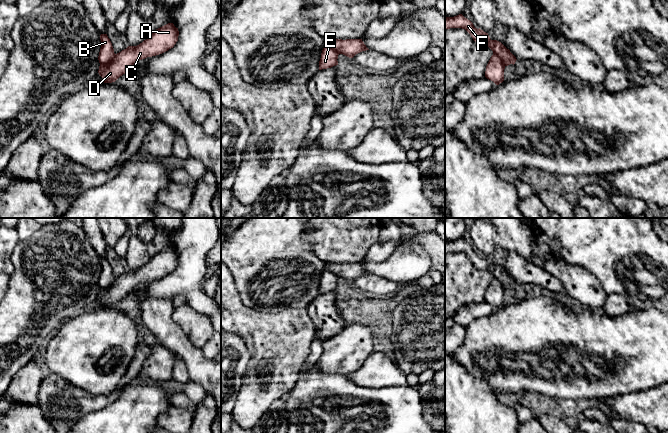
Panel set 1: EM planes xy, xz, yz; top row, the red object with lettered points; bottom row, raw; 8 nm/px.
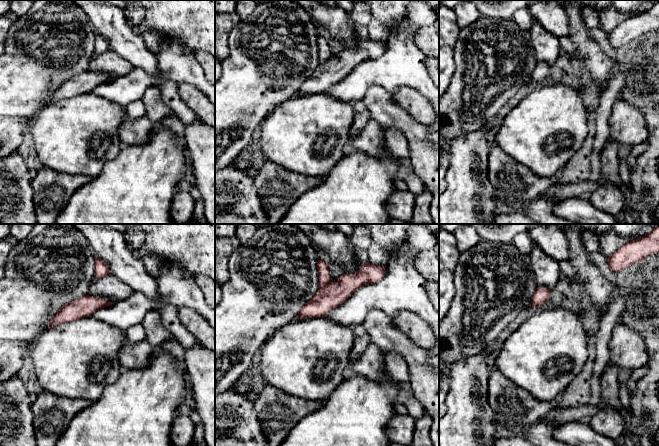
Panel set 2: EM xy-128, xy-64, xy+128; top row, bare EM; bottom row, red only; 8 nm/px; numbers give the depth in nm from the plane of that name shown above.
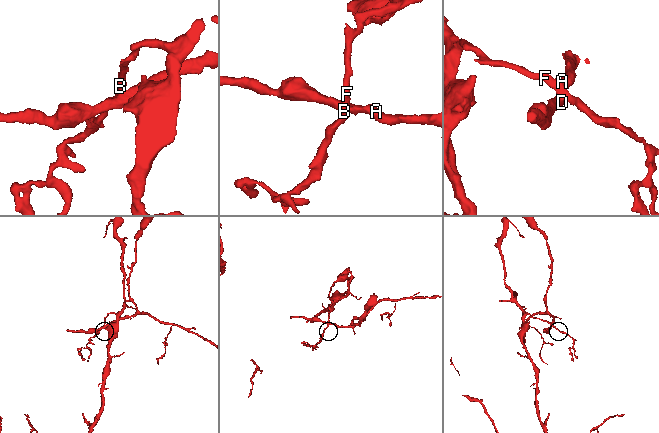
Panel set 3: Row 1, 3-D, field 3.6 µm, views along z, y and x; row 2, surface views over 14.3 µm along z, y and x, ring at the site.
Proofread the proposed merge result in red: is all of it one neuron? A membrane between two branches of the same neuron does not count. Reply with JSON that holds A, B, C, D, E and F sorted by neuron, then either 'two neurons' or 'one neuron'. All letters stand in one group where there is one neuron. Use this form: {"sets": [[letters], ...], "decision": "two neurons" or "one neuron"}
{"sets": [["A", "C", "D"], ["B", "E", "F"]], "decision": "two neurons"}

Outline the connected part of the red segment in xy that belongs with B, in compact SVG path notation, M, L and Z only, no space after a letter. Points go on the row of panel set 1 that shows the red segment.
M107 34L100 35L101 48L98 56L100 65L108 63L114 56L114 49Z

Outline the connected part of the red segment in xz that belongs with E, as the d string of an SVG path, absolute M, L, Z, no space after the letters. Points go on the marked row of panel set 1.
M324 46L319 61L319 70L331 68L338 65L338 55L339 54L337 51Z

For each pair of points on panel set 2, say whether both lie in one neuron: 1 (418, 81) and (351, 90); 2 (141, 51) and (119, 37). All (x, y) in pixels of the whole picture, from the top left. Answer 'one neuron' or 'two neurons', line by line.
1: one neuron
2: one neuron

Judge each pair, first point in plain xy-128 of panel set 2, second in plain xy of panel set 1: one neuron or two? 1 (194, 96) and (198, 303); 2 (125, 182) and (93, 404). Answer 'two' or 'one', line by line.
1: two
2: two

